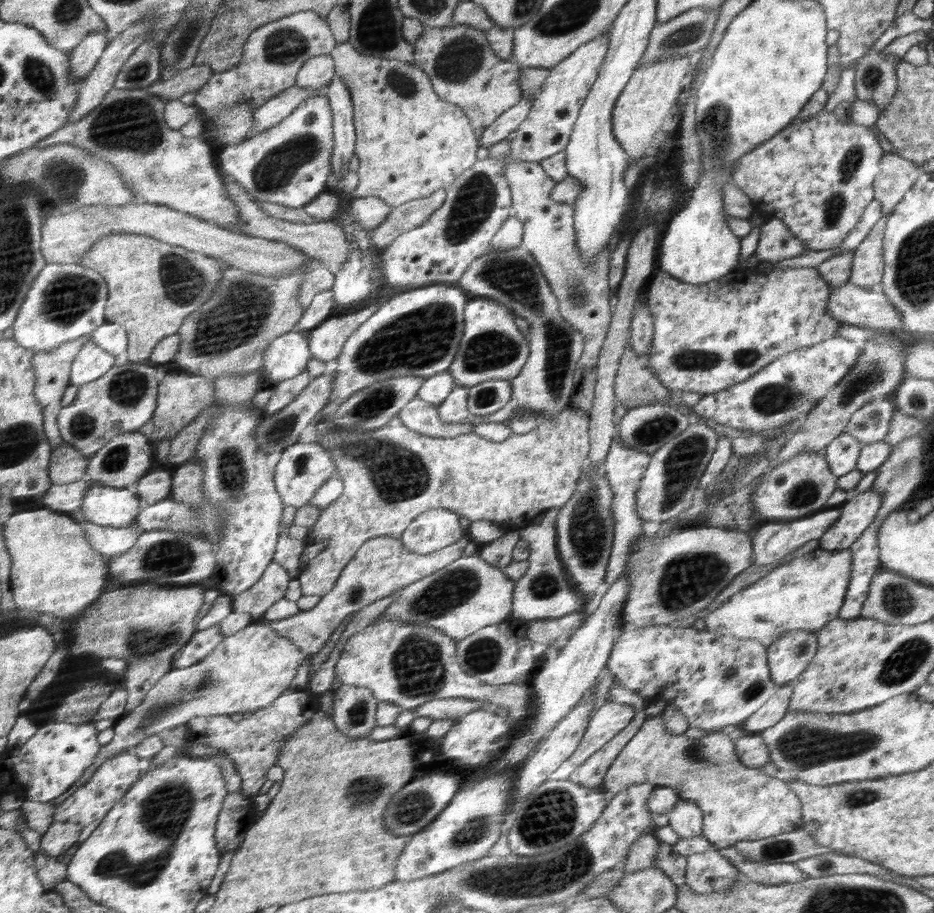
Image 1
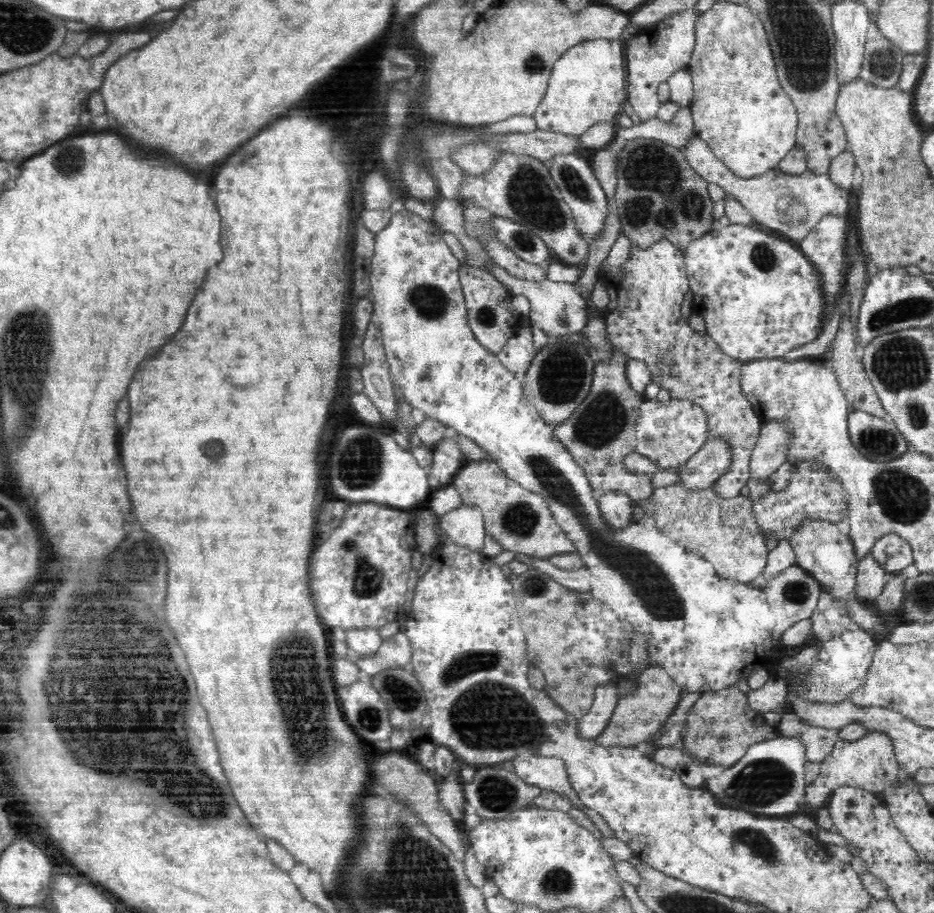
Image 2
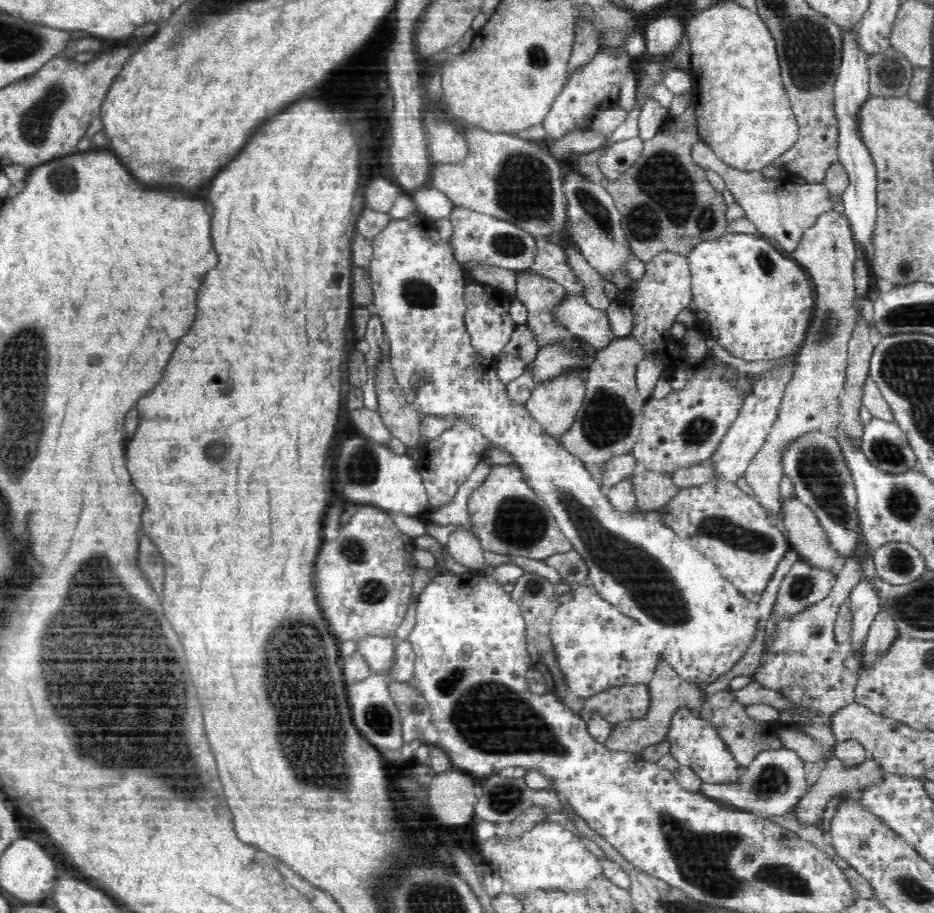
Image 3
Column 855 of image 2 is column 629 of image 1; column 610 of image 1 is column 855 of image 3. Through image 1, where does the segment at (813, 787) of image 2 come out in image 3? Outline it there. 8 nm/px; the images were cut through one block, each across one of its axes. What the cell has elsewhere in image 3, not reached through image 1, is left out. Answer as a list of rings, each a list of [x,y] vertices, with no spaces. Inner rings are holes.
[[[832,757],[832,760],[828,760],[828,764],[823,766],[818,782],[811,785],[811,790],[806,791],[806,794],[798,801],[794,808],[794,813],[796,813],[800,823],[816,827],[821,822],[821,816],[826,808],[826,803],[833,796],[846,793],[849,798],[857,799],[858,795],[864,792],[869,785],[878,784],[878,782],[882,781],[883,771],[880,763],[872,757],[857,765],[846,765],[842,761],[838,761],[838,758]]]

